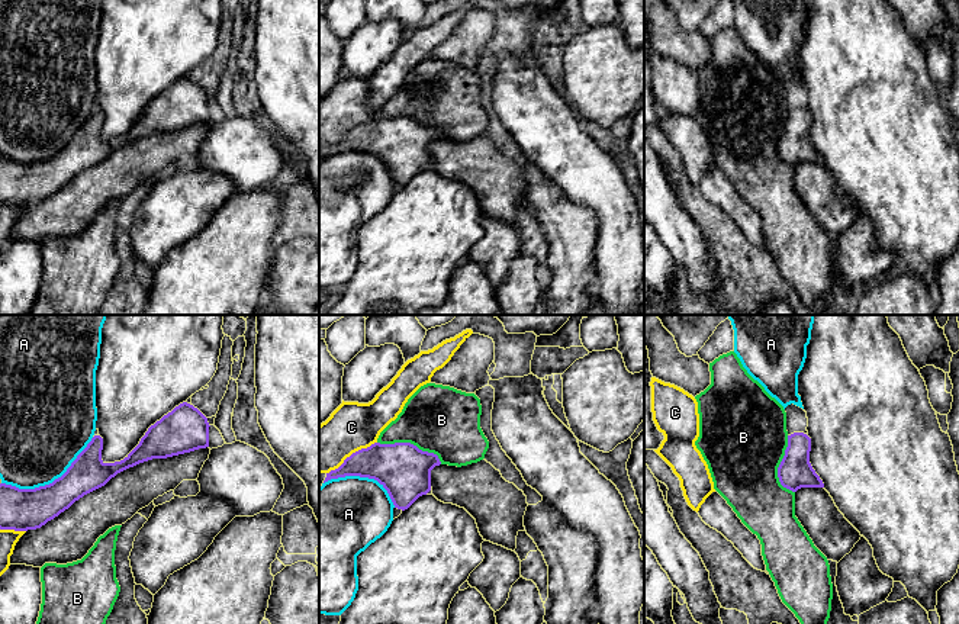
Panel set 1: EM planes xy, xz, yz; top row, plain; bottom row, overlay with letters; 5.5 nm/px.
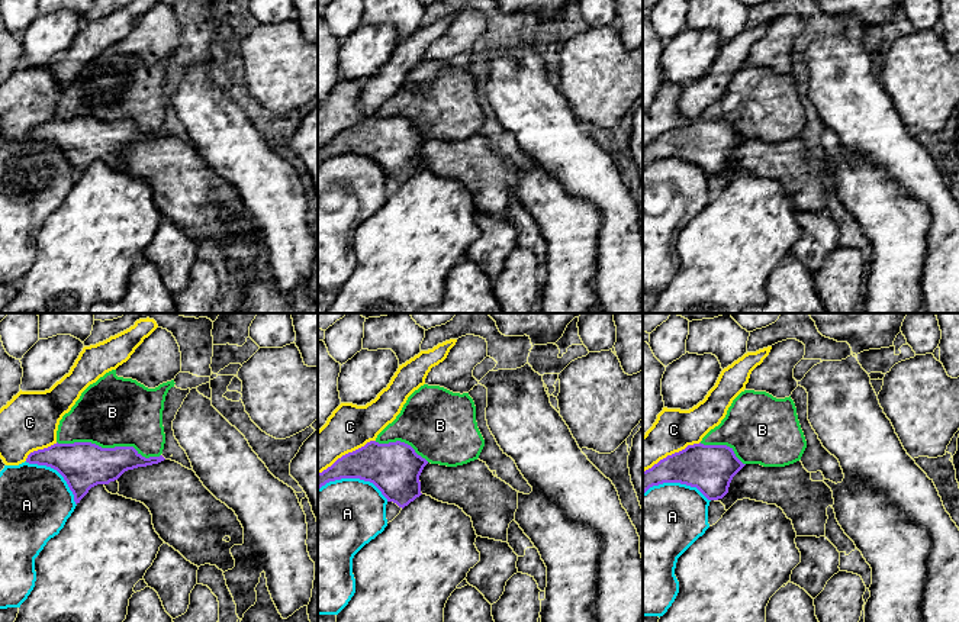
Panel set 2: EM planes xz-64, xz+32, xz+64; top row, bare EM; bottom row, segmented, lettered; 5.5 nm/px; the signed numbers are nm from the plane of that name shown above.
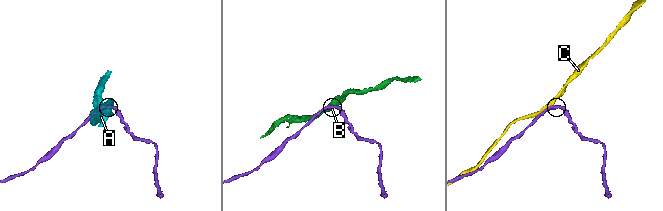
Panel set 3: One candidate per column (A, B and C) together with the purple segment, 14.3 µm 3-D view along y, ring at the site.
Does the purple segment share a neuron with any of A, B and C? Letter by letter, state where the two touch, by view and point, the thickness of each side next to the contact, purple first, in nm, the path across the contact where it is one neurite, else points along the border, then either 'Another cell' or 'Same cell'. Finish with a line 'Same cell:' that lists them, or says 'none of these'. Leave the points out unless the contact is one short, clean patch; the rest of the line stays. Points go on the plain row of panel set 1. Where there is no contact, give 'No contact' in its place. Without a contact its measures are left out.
A: Touches purple at xy (50, 158). Thickness 240 nm (purple) against 440 nm. Another cell
B: Touches purple at xz (409, 118). Thickness 280 nm (purple) against 380 nm. Another cell
C: Touches purple at xz (353, 128). Thickness 260 nm (purple) against 280 nm. Another cell
Same cell: none of these

